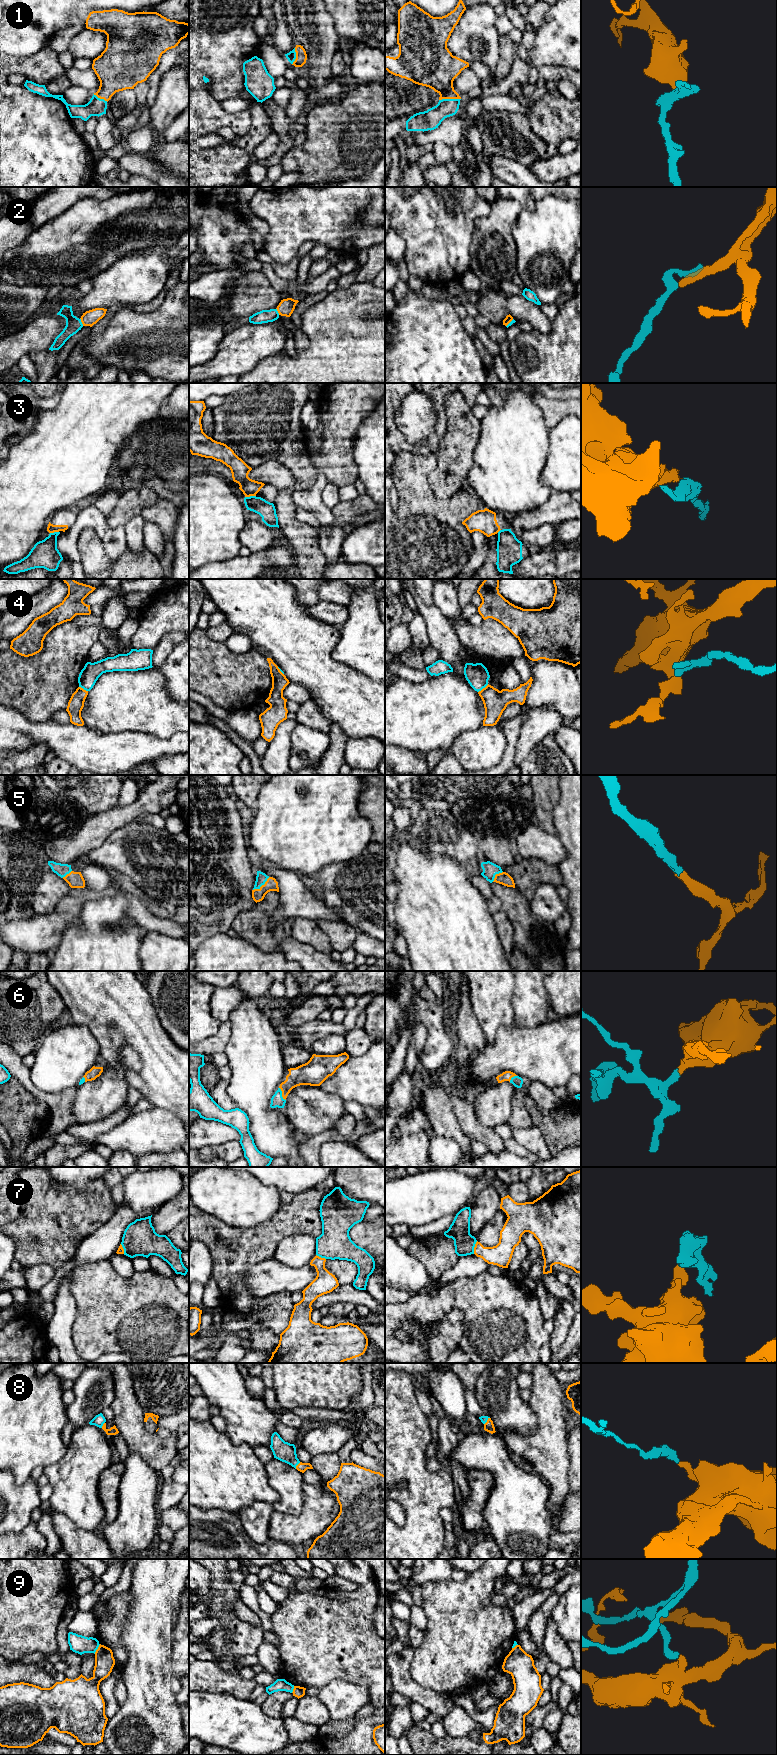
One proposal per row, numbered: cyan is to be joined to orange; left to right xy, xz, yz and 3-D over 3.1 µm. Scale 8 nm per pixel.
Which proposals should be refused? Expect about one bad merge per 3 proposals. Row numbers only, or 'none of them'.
2, 3, 4, 7, 9

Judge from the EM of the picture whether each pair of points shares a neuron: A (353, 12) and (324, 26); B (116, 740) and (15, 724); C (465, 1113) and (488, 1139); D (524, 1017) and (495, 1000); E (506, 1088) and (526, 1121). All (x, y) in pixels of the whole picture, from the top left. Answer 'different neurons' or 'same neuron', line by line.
A: different neurons
B: same neuron
C: same neuron
D: different neurons
E: different neurons

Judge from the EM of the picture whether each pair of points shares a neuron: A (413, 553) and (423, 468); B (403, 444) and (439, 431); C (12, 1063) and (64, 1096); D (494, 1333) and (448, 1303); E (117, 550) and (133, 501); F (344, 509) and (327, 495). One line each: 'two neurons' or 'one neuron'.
A: one neuron
B: one neuron
C: one neuron
D: one neuron
E: two neurons
F: two neurons

